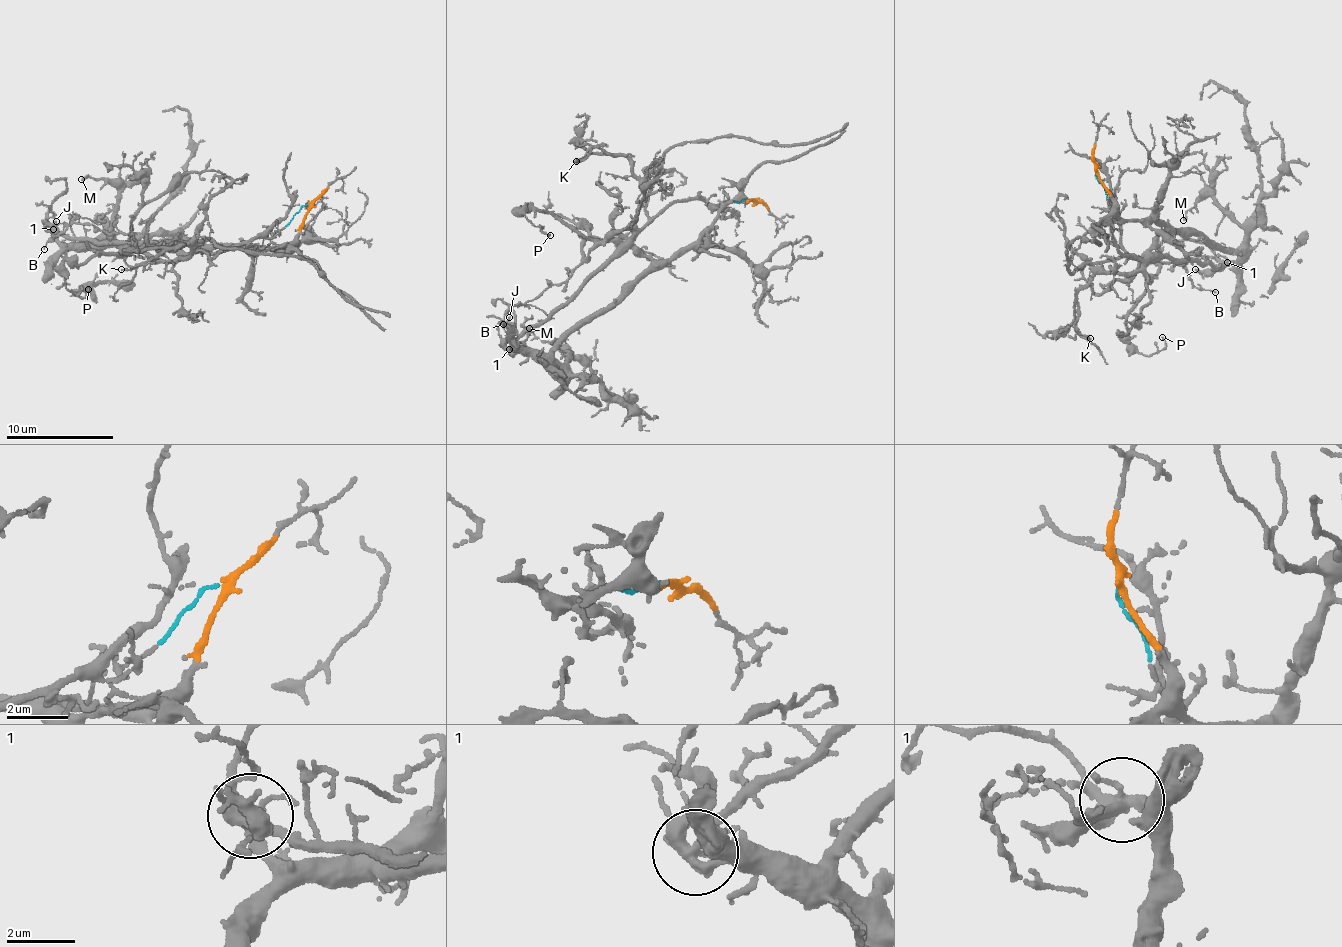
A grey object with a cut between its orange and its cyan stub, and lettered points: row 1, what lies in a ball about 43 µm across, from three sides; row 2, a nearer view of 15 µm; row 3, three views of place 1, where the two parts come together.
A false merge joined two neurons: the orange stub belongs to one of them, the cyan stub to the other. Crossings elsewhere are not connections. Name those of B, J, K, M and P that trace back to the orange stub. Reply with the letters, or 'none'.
J, M

